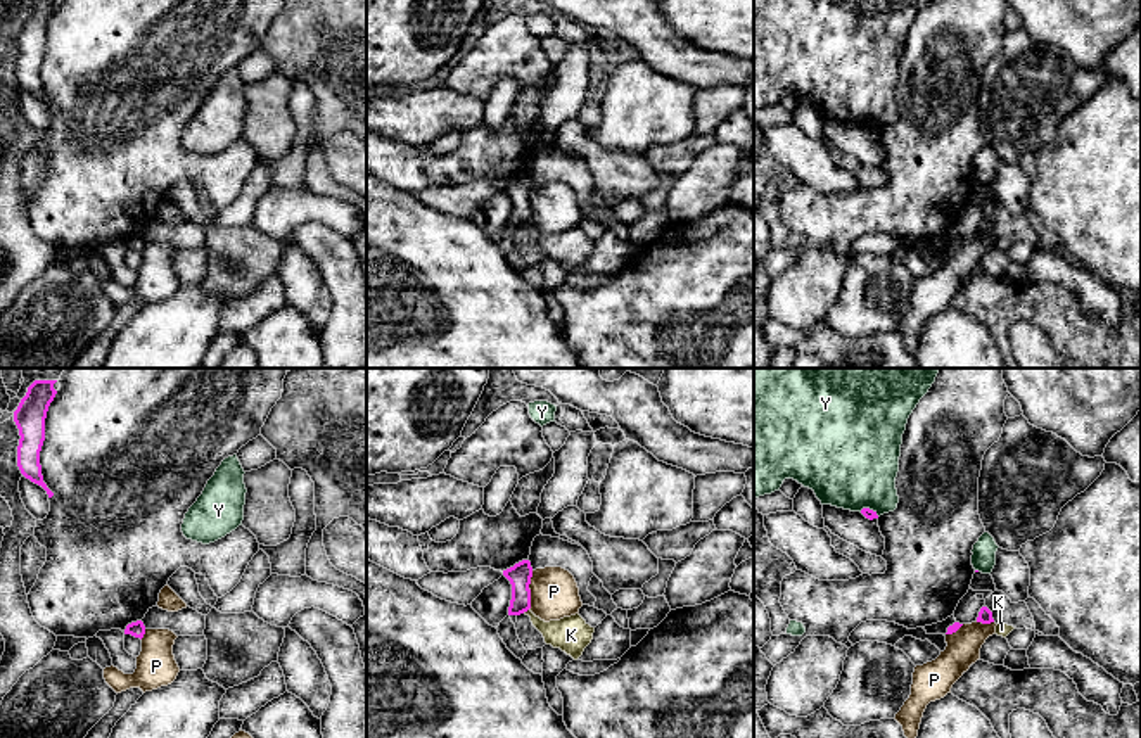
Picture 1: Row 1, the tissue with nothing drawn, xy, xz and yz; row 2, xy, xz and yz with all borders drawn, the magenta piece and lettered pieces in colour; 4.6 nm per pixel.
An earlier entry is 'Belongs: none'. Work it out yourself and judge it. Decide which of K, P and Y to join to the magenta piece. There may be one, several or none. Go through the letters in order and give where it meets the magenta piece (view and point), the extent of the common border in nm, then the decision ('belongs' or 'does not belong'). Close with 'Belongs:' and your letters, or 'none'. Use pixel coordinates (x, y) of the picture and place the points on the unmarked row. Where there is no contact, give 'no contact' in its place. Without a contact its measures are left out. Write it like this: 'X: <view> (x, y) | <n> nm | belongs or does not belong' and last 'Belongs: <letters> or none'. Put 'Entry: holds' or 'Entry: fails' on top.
Entry: holds
K: xz (524, 223) | 40 nm | does not belong
P: xz (529, 203) | 190 nm | does not belong
Y: yz (868, 121) | 100 nm | does not belong
Belongs: none

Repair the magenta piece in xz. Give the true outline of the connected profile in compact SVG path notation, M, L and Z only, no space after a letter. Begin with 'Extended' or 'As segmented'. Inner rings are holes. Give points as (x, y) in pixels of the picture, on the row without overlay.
As segmented. M522 173L513 180L503 183L503 188L512 197L512 213L508 219L508 228L520 228L531 221L531 190L532 180L529 173Z

